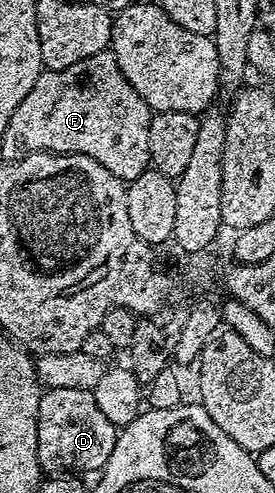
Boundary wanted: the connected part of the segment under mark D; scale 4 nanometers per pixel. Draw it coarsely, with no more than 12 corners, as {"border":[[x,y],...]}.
{"border":[[44,389],[38,463],[103,470],[117,426],[92,390]]}

